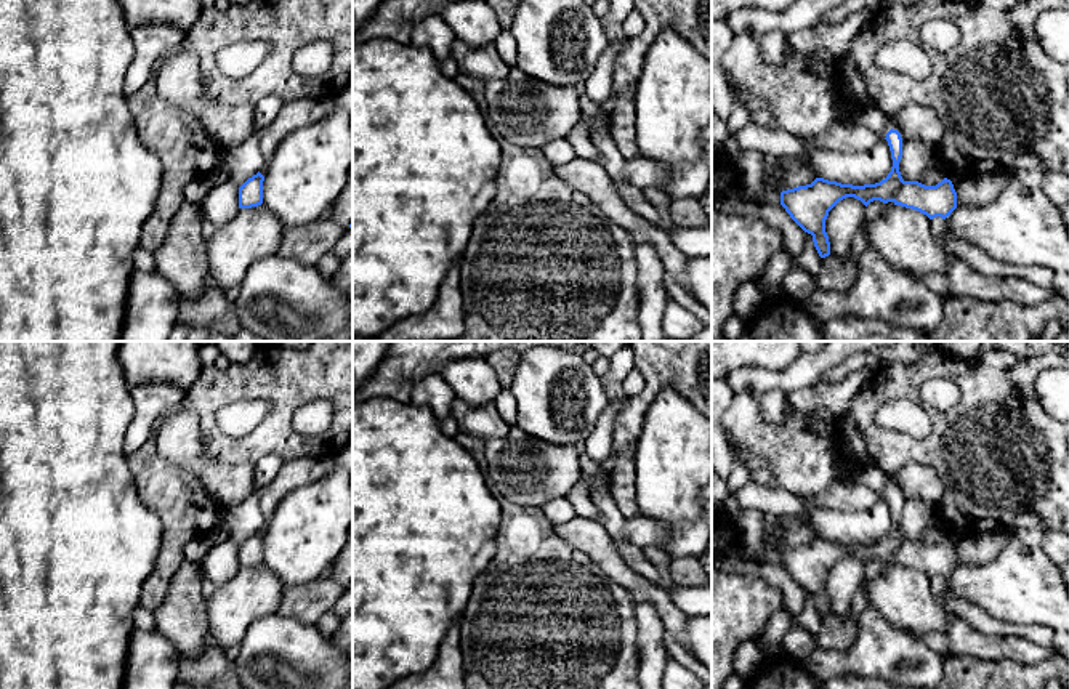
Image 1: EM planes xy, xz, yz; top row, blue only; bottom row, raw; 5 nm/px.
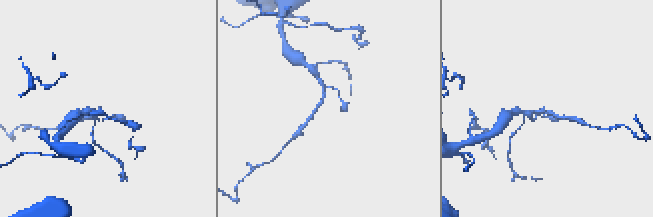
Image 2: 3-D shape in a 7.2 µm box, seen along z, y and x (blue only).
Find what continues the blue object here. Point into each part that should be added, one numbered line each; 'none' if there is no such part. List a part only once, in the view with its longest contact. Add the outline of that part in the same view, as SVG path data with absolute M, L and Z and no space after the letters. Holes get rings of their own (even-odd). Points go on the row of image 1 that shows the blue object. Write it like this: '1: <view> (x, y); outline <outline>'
none

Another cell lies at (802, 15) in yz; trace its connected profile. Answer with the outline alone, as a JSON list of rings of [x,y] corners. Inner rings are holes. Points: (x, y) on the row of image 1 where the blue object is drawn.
[[[797,0],[789,10],[773,13],[761,8],[744,8],[732,11],[726,22],[734,35],[742,32],[781,30],[790,34],[803,29],[811,29],[821,22],[822,16],[845,0]]]

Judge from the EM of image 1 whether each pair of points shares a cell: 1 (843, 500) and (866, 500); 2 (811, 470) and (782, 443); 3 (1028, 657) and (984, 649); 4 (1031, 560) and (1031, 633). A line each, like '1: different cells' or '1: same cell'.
1: same cell
2: same cell
3: same cell
4: different cells

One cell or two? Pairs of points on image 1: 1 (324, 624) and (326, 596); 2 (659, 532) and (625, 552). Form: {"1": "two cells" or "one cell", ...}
{"1": "two cells", "2": "two cells"}

